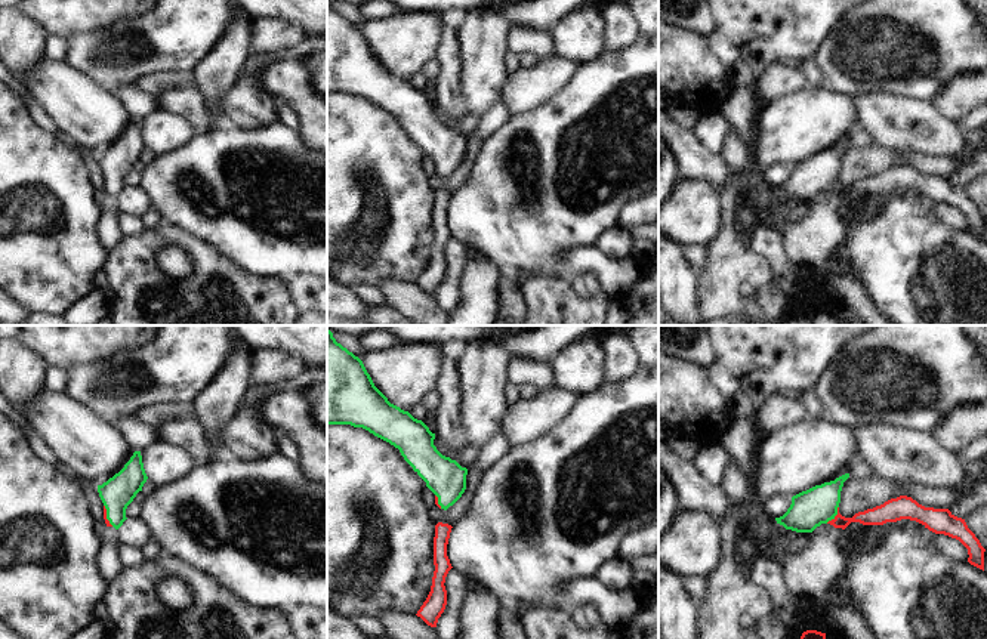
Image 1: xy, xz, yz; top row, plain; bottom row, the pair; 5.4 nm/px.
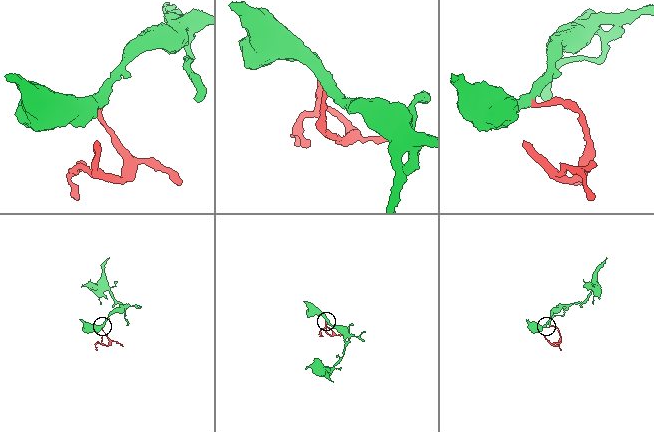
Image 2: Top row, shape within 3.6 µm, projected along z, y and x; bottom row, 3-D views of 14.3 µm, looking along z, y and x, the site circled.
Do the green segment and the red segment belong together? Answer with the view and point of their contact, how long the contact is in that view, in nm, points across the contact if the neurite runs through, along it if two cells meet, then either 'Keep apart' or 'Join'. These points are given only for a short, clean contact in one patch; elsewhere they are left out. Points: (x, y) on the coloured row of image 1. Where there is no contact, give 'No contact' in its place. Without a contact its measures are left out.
Touches green at yz (835, 515). Shared border 120 nm. Path across: yz (819, 505), (835, 515), (879, 515). Join.

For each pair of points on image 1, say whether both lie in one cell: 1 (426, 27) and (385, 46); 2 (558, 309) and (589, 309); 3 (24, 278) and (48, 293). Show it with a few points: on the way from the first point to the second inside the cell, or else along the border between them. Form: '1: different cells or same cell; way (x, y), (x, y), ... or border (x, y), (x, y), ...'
1: same cell; way (416, 37), (410, 42), (395, 42)
2: same cell; way (566, 309), (582, 309)
3: same cell; way (30, 278), (42, 287)

